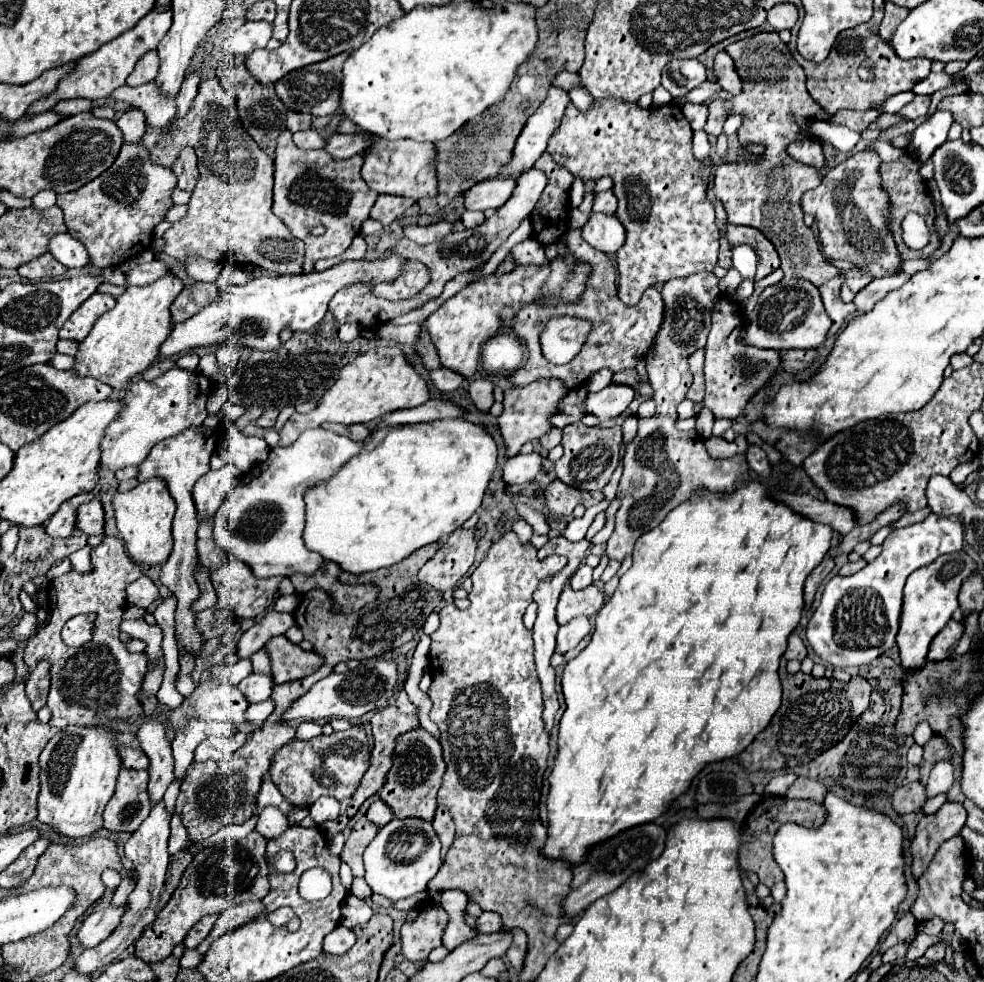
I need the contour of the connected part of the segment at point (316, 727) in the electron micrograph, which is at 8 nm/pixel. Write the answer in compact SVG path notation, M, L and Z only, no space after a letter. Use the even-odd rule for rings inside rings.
M304 722L296 728L296 736L294 740L310 740L314 736L322 734L322 726L320 724L312 724L312 722Z

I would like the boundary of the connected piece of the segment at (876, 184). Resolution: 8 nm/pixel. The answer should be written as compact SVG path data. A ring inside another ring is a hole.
M862 150L862 152L854 154L852 158L848 158L846 162L842 162L840 166L836 166L834 170L830 170L818 188L808 190L802 196L802 210L806 214L812 214L818 222L818 238L823 253L832 260L848 260L856 268L872 274L874 278L896 274L896 266L902 262L902 258L896 250L894 238L886 228L890 214L888 214L888 208L886 208L888 196L884 194L884 190L880 190L880 176L876 174L876 166L880 166L880 162L882 160L874 150Z

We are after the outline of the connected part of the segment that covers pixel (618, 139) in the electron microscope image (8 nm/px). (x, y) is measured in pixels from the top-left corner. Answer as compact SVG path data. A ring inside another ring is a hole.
M602 98L586 112L580 112L574 104L568 104L562 124L548 140L546 152L556 164L564 166L584 182L602 176L614 180L612 192L618 198L618 220L626 228L626 244L620 248L620 254L616 254L620 272L618 296L622 302L632 306L640 300L646 288L656 286L658 282L664 284L670 278L688 276L696 270L710 272L716 266L720 230L716 226L714 204L706 198L712 160L696 160L692 156L692 128L688 126L680 106L666 104L640 108L636 102Z

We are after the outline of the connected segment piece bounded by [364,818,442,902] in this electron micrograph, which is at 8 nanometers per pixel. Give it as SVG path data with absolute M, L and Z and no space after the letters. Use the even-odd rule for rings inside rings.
M392 820L388 822L378 834L376 838L368 844L366 852L364 852L364 880L368 882L368 886L372 888L372 892L376 894L382 894L384 898L388 900L400 900L400 898L406 898L406 896L414 896L414 894L420 894L420 892L426 892L426 884L436 876L438 868L440 868L442 860L440 860L440 840L438 836L434 834L434 828L432 824L428 822L418 822L418 820ZM400 830L410 830L410 832L422 832L426 838L428 838L428 848L418 856L414 858L412 862L408 864L396 864L392 862L388 856L386 856L386 846L390 844L392 836L396 836Z

